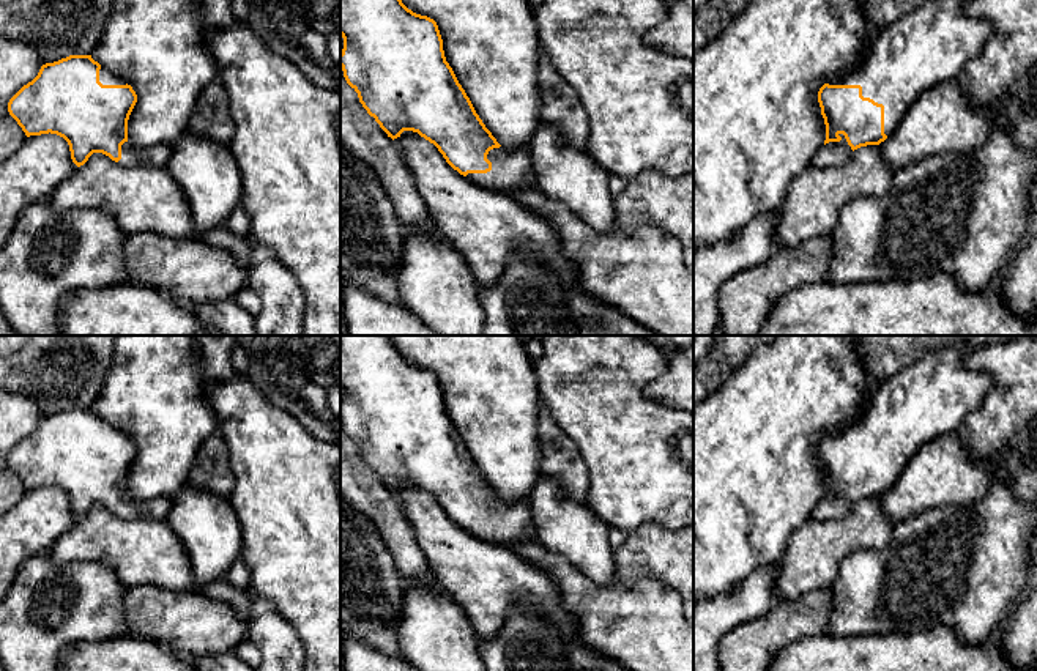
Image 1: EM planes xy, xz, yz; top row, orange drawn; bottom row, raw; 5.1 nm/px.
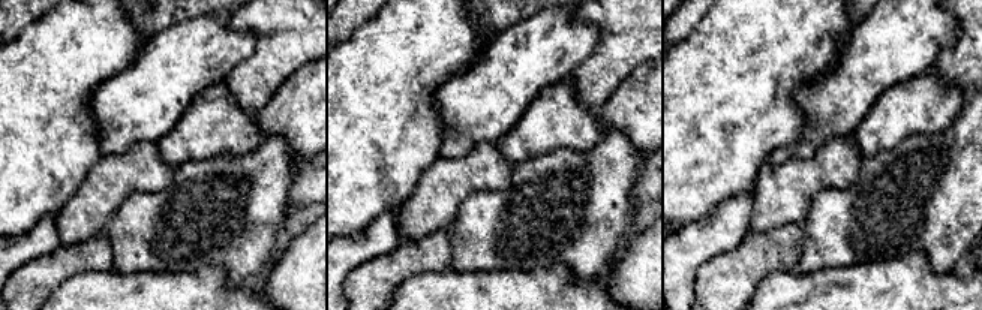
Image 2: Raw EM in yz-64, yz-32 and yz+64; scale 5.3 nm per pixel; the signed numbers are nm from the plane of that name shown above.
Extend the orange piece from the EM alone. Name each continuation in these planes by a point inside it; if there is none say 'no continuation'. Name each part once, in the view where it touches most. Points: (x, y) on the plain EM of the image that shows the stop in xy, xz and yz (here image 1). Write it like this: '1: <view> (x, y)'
1: yz (932, 397)

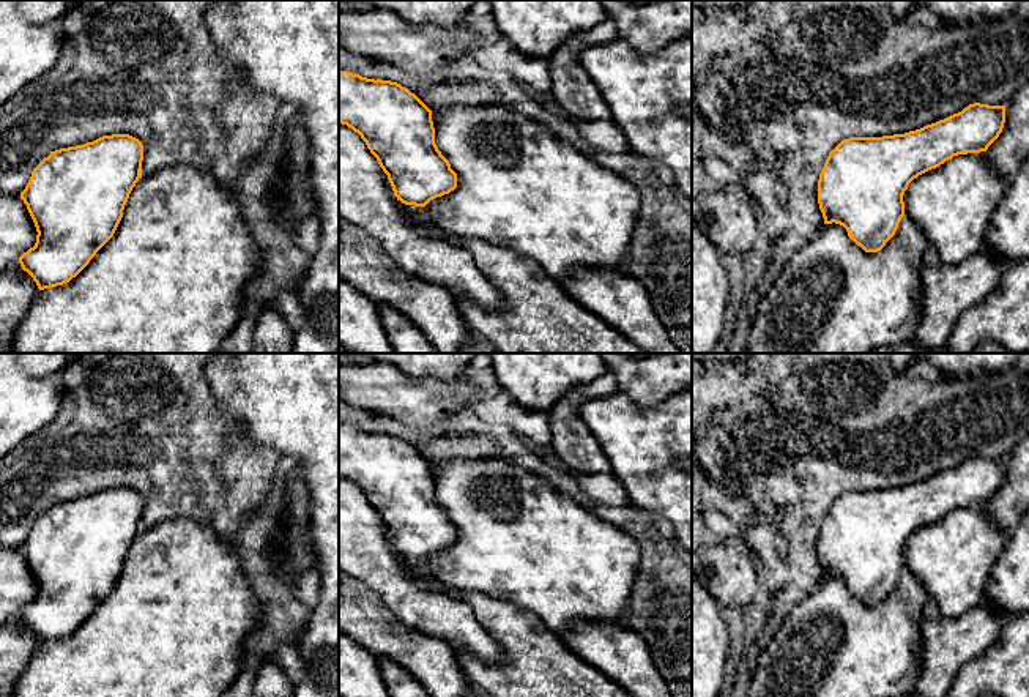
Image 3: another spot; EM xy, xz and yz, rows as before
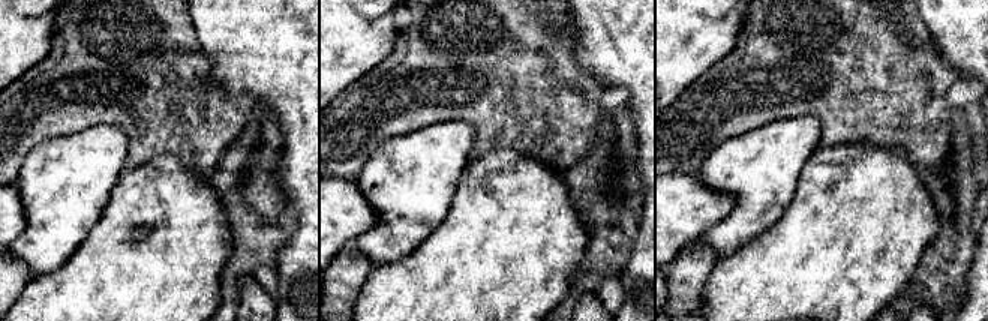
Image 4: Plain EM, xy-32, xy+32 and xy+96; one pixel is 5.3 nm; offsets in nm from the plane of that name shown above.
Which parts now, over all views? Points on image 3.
no continuation

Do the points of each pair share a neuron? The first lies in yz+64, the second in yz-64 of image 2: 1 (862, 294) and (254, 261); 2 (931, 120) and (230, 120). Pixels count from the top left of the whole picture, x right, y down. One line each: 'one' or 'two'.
1: two
2: one

